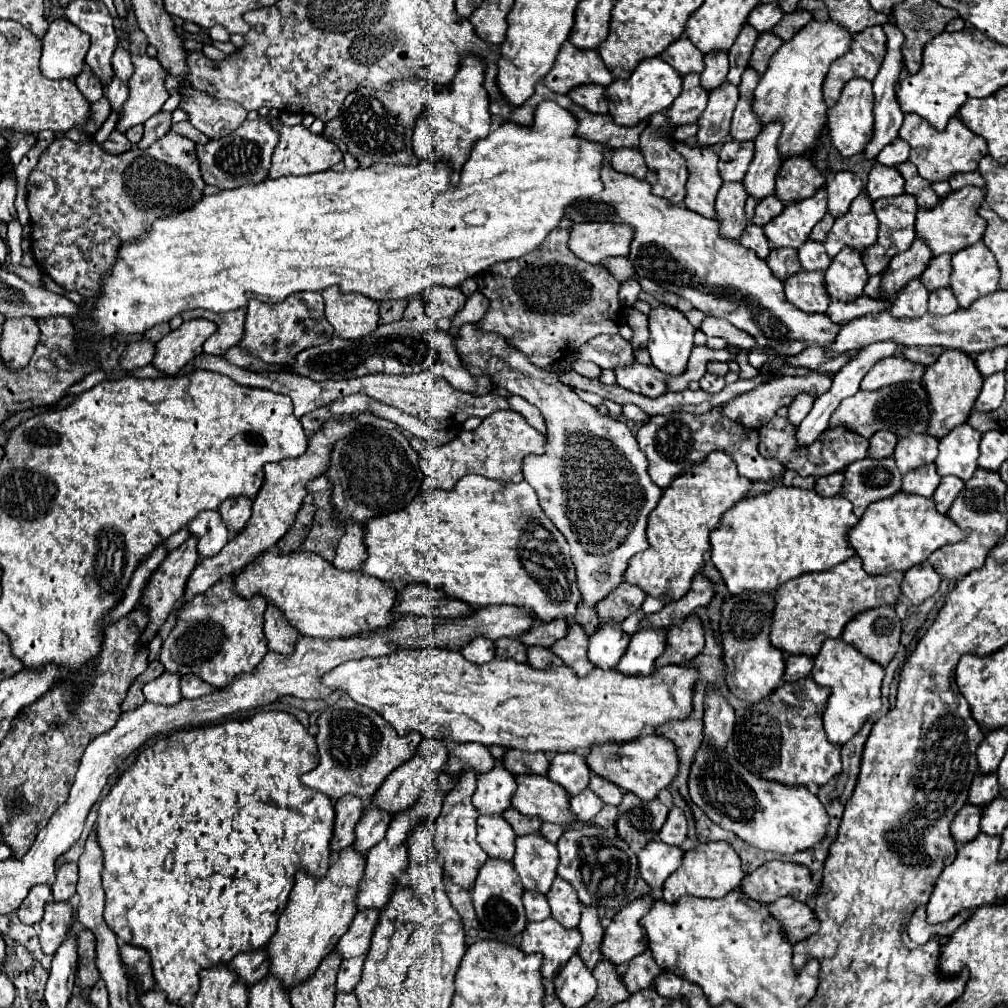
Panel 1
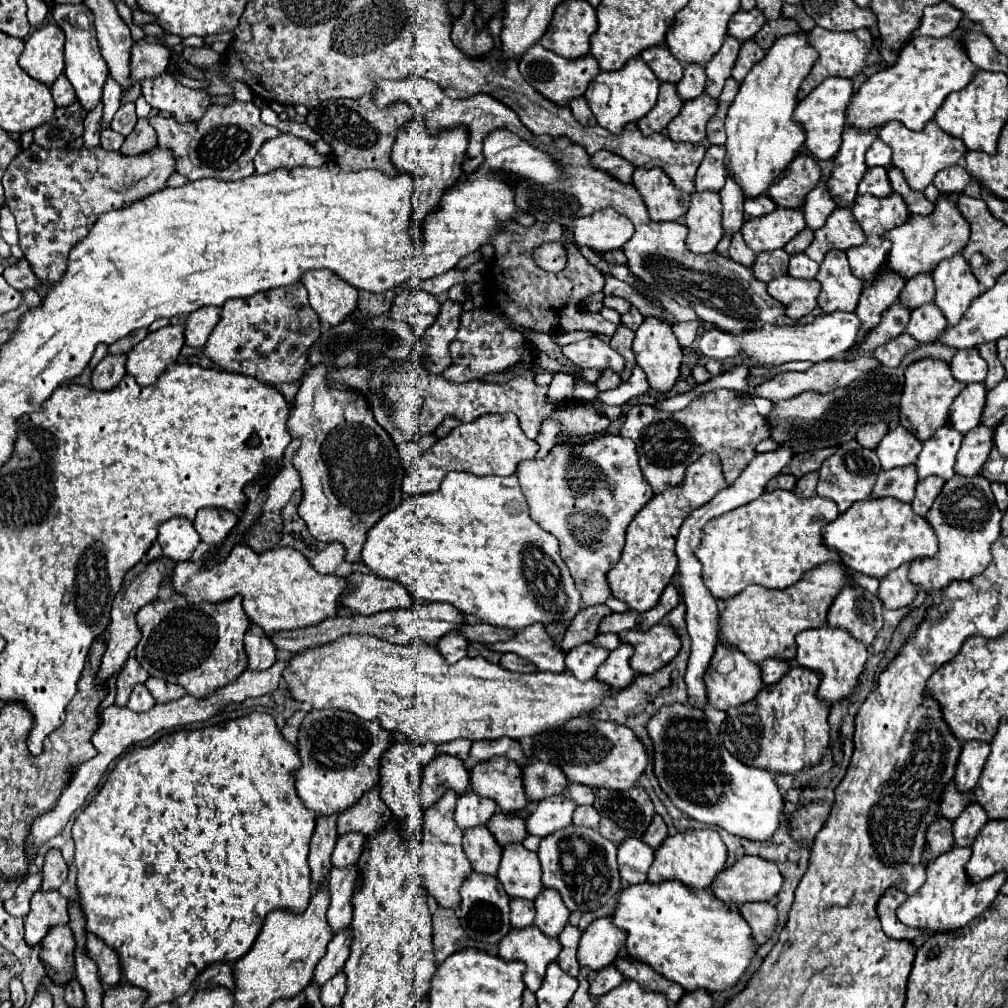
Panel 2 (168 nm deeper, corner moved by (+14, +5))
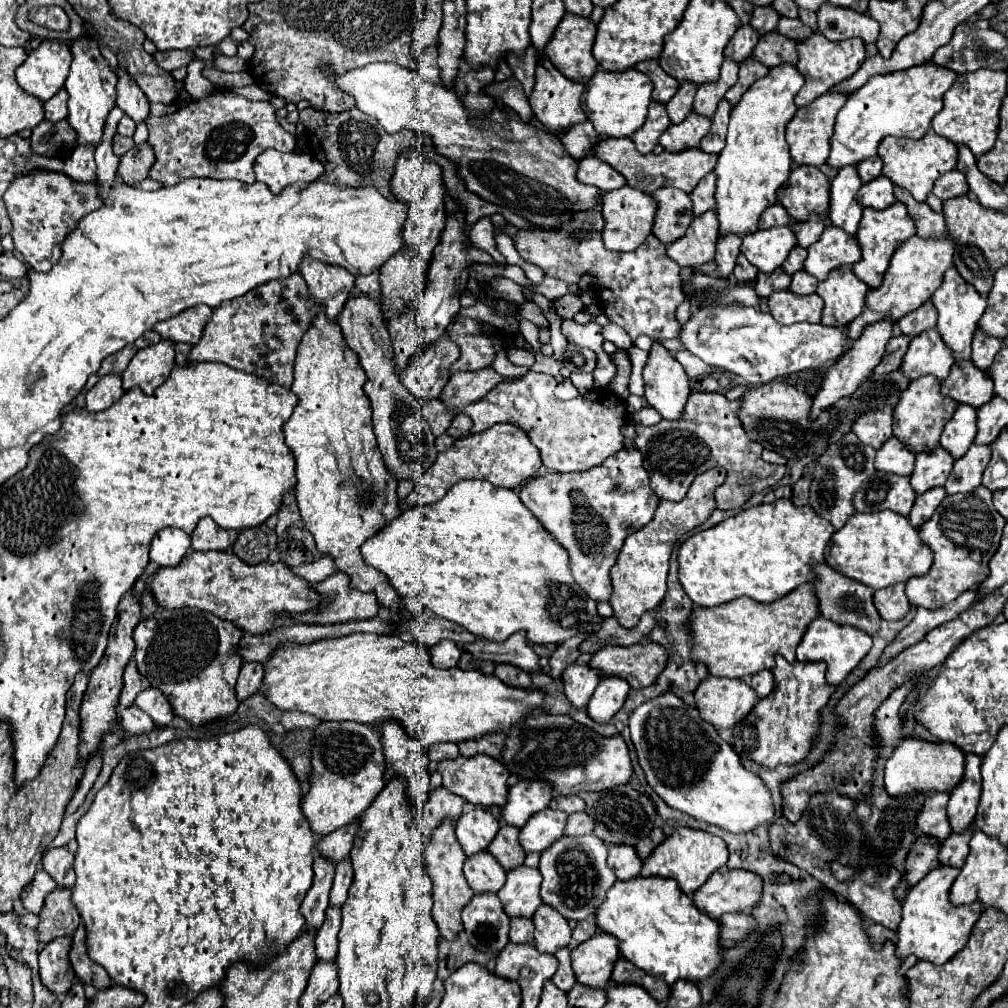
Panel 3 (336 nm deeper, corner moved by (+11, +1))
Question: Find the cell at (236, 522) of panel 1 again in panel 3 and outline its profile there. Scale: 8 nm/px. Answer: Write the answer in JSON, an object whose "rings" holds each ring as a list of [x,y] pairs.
{"rings":[[[202,518],[192,532],[192,548],[200,552],[208,550],[226,550],[234,544],[238,532],[236,530],[224,530],[220,528],[212,518]]]}

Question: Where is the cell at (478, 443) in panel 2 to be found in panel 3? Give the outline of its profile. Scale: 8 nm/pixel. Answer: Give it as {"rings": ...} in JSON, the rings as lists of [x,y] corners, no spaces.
{"rings":[[[496,424],[480,434],[472,434],[464,440],[456,440],[454,446],[446,452],[440,452],[432,468],[416,482],[414,490],[408,494],[406,504],[410,508],[418,506],[428,506],[444,498],[444,494],[460,480],[466,478],[478,478],[478,480],[488,480],[494,486],[504,486],[504,488],[518,488],[522,482],[532,478],[538,468],[542,466],[540,454],[534,448],[534,444],[528,440],[528,436],[512,424]]]}

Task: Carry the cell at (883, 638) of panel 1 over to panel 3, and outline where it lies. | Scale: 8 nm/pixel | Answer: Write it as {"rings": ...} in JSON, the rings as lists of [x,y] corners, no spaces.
{"rings":[[[812,564],[812,572],[816,572],[814,578],[814,594],[818,598],[818,610],[822,616],[830,618],[836,624],[850,624],[856,626],[868,634],[874,634],[880,626],[880,614],[874,608],[872,602],[872,594],[874,590],[856,582],[856,580],[848,580],[844,578],[840,572],[832,570],[828,564]]]}

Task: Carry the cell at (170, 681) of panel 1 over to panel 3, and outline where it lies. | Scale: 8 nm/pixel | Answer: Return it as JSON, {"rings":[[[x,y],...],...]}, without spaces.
{"rings":[[[130,706],[122,712],[120,716],[120,724],[124,728],[126,734],[130,736],[140,736],[140,734],[150,734],[154,730],[154,722],[150,716],[146,716],[146,712],[140,712],[138,708]]]}

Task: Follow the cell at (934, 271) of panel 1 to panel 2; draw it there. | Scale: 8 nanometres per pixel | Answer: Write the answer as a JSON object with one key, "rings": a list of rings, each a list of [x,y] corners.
{"rings":[[[917,274],[909,278],[901,290],[901,302],[911,310],[925,302],[933,302],[933,278],[929,274]]]}

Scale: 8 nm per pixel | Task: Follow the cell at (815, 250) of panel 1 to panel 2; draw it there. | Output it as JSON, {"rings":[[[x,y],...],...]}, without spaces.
{"rings":[[[805,252],[791,256],[789,276],[793,276],[793,278],[815,278],[817,270],[819,270],[819,264],[813,262],[809,256],[805,256]]]}

